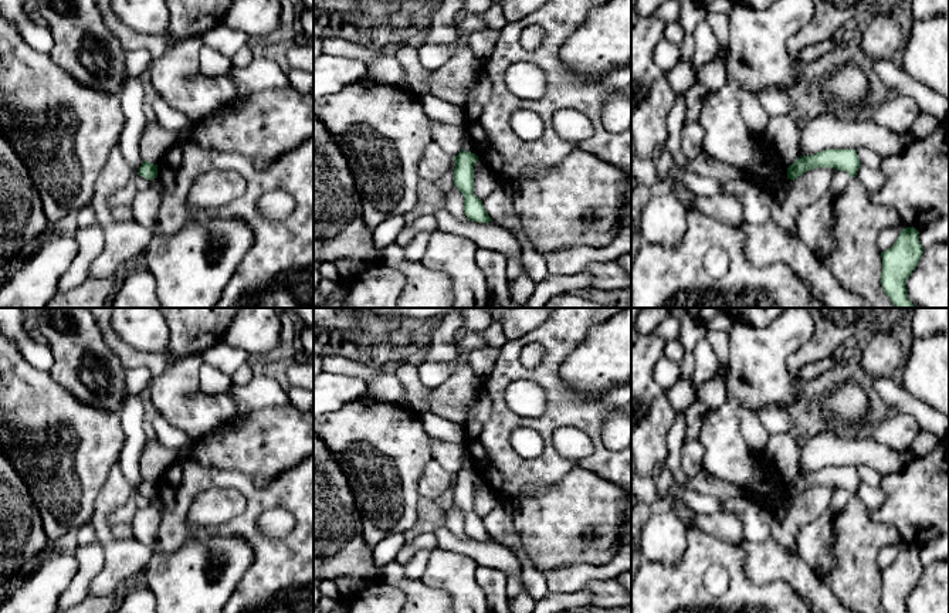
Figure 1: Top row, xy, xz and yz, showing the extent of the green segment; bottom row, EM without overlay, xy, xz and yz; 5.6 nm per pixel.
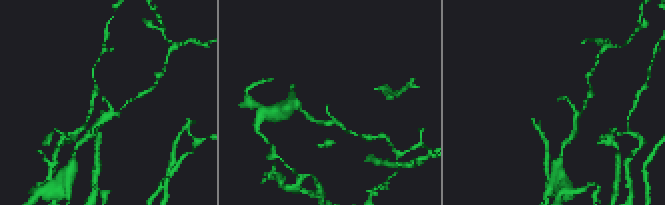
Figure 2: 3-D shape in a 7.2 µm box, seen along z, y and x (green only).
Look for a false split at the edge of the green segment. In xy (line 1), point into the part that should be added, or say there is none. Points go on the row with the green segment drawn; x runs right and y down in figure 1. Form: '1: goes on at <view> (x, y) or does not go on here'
1: does not go on here

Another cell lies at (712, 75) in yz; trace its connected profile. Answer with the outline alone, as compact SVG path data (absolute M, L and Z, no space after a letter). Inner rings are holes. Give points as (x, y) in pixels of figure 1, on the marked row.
M715 58L695 71L695 79L712 92L721 89L726 82L725 64Z

